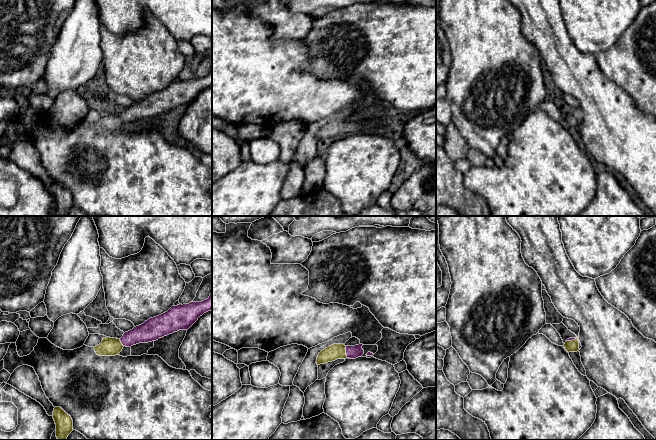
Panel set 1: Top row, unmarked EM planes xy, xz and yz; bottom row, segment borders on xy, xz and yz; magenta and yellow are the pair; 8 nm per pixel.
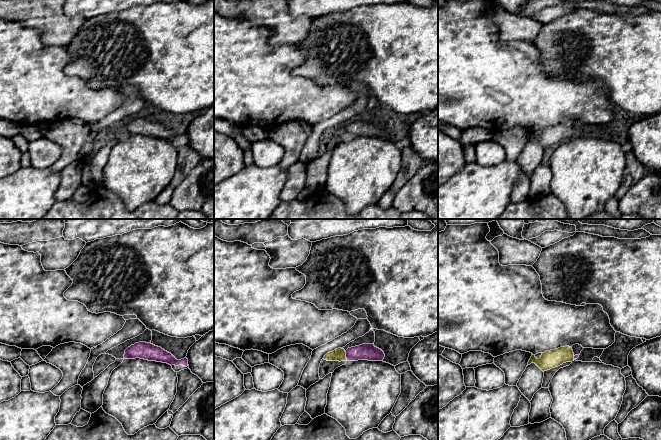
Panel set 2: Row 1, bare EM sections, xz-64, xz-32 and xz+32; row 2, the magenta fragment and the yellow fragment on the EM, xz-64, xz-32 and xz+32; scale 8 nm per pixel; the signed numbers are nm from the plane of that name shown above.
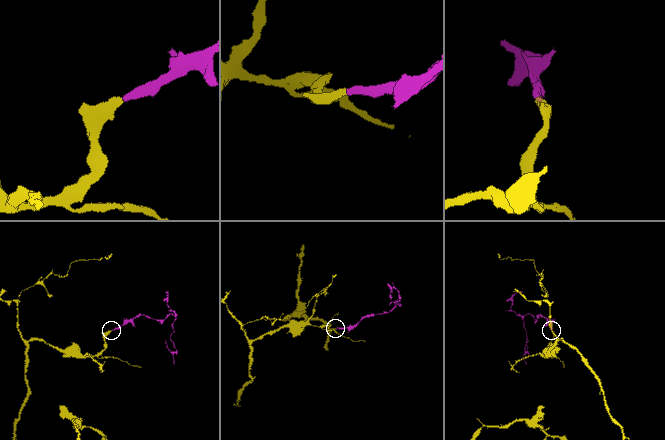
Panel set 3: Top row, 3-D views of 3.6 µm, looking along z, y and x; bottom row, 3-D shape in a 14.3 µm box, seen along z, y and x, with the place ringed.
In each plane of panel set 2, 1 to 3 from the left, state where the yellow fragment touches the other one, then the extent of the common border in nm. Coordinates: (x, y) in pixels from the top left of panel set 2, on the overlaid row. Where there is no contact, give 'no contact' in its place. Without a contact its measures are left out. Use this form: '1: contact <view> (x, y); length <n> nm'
1: no contact
2: contact xz-32 (346, 356); length 70 nm
3: contact xz+32 (574, 357); length 30 nm

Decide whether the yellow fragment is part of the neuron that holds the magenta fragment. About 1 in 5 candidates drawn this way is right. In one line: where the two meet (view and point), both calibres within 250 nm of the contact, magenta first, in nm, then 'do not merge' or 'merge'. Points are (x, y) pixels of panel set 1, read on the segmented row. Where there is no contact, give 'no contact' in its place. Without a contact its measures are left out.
xz (346, 352) | 110/130 nm | merge

